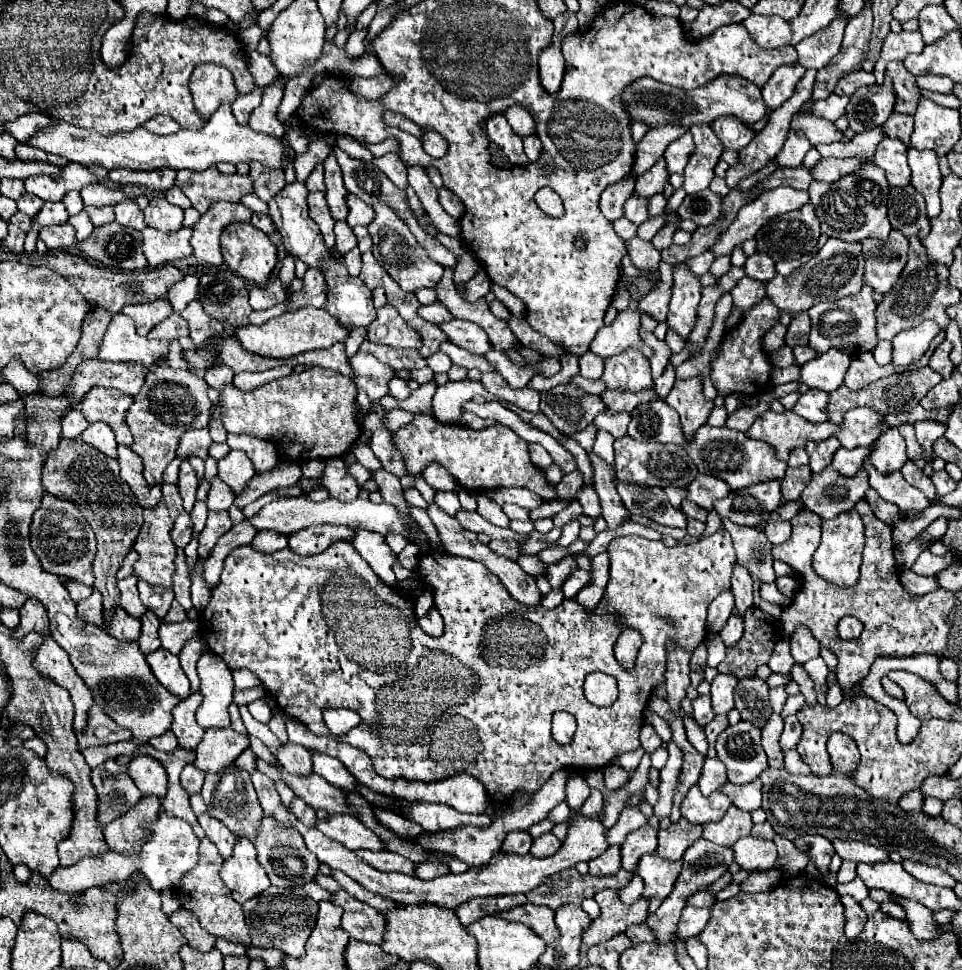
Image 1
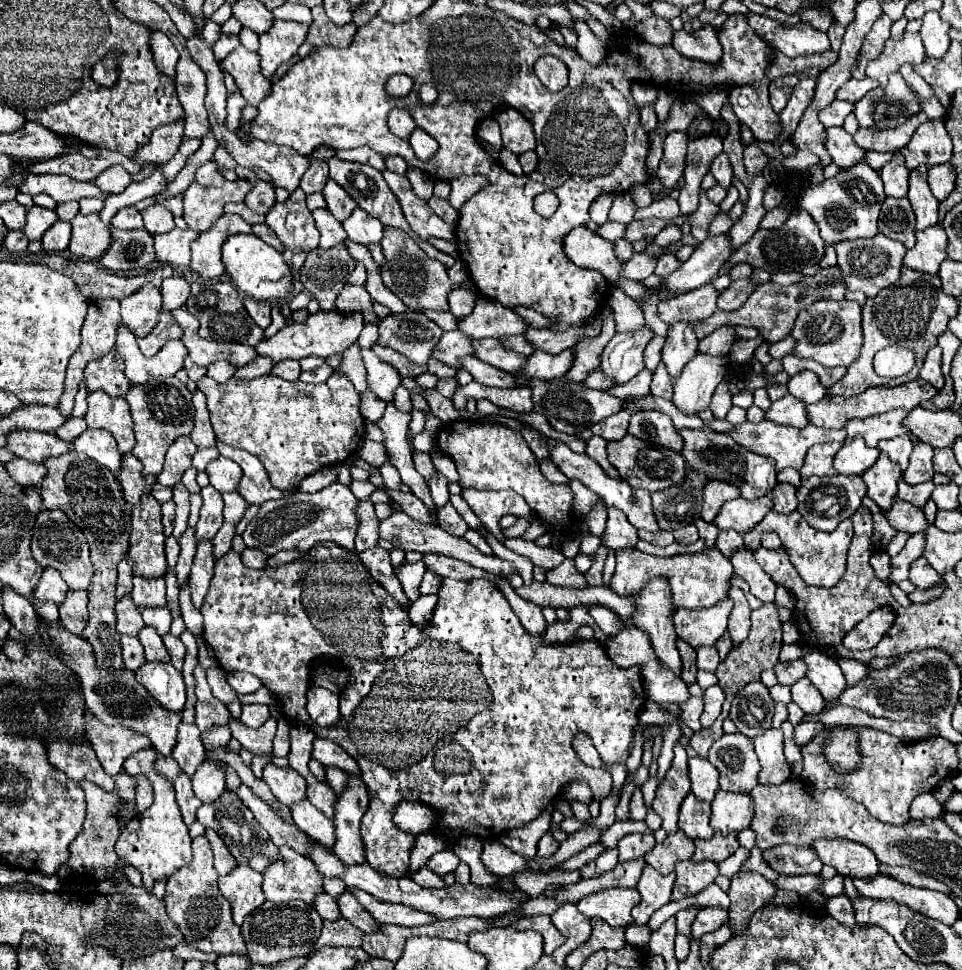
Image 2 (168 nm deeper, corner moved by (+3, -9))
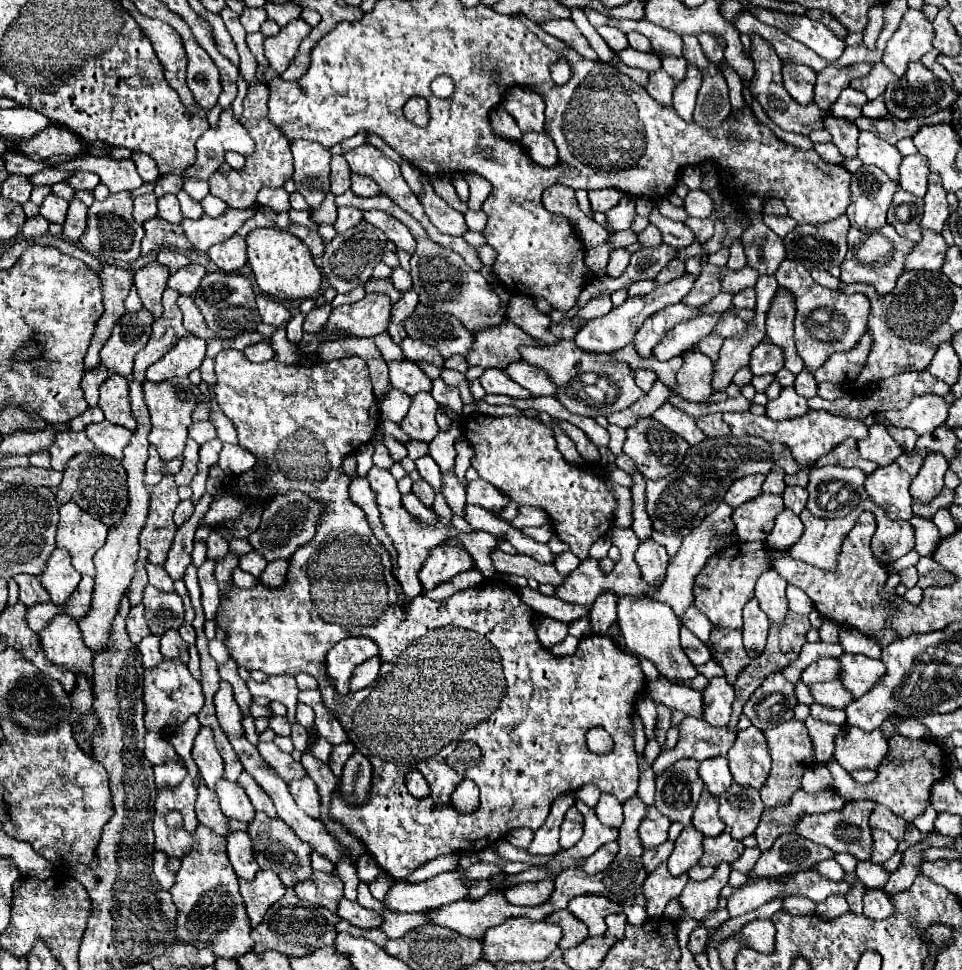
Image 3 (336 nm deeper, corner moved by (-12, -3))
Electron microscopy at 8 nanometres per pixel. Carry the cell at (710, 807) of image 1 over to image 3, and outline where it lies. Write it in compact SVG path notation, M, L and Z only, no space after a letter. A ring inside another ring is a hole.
M704 791L700 795L700 801L692 815L692 825L704 837L716 837L724 831L724 823L718 817L718 799L714 795L710 795L708 791Z

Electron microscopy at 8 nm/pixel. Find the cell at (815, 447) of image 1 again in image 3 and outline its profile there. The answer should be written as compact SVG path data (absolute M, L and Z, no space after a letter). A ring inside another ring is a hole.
M846 439L844 443L840 443L838 447L834 447L830 453L826 453L824 457L820 457L816 461L816 467L824 467L824 465L840 465L840 467L858 467L862 469L866 475L870 475L872 471L878 469L876 463L864 461L858 455L858 445L856 439Z

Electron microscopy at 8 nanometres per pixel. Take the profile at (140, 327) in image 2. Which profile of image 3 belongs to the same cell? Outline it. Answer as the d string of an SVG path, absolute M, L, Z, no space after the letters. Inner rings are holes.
M150 263L134 273L134 285L138 287L138 295L142 299L142 305L158 315L162 313L162 293L166 289L166 281L170 277L170 271L166 265L160 263Z

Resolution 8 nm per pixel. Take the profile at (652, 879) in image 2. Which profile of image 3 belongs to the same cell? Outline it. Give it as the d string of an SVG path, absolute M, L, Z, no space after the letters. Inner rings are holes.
M666 863L658 865L658 869L648 875L648 879L644 881L644 887L642 887L642 893L646 897L648 915L660 917L664 913L664 907L668 905L668 901L680 897L686 883L688 883L686 873L680 877L672 877L666 869Z

